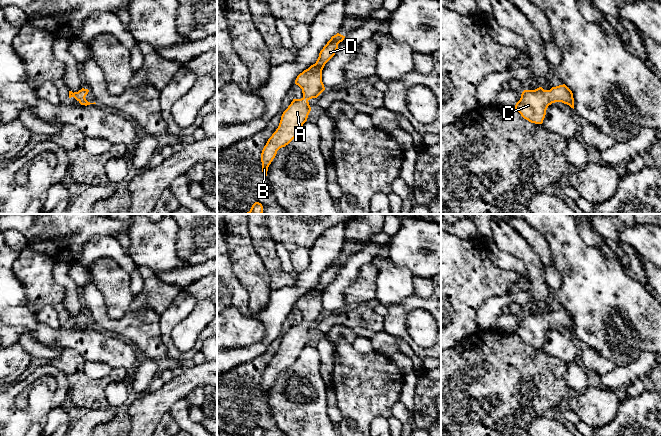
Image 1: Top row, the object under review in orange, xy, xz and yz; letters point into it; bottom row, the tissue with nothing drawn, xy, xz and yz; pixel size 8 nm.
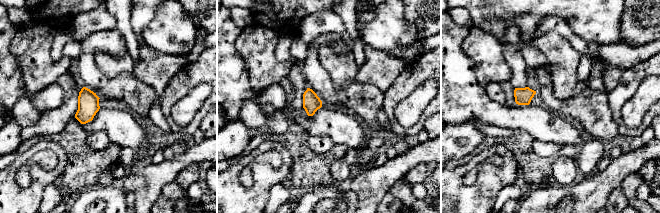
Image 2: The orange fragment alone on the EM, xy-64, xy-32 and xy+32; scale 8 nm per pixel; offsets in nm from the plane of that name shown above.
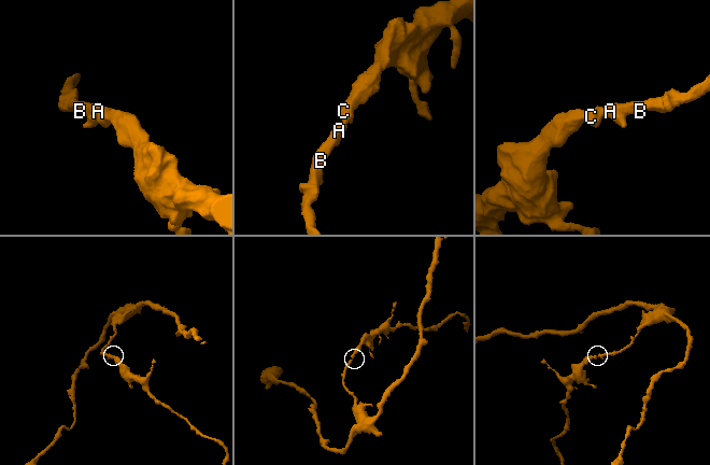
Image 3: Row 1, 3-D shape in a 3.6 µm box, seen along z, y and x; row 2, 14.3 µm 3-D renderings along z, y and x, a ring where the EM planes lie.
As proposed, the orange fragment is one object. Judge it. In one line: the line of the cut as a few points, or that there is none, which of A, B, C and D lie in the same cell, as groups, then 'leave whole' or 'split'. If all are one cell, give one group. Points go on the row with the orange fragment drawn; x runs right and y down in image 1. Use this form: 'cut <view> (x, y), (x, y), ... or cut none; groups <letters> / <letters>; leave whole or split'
cut none; groups A B C D; leave whole

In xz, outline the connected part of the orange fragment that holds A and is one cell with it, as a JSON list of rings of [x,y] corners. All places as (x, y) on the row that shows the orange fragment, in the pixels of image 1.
[[[339,33],[332,36],[320,51],[316,63],[297,76],[295,84],[302,89],[303,97],[301,99],[293,99],[288,108],[283,112],[278,128],[268,139],[262,150],[262,172],[265,177],[277,151],[288,145],[307,121],[311,111],[308,101],[312,98],[317,98],[325,90],[322,82],[322,70],[325,64],[335,55],[338,44],[344,38],[345,36]]]

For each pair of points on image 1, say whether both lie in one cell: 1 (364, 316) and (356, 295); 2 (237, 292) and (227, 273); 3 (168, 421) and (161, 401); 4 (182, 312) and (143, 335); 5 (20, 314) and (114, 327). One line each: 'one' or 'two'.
1: two
2: one
3: two
4: two
5: two

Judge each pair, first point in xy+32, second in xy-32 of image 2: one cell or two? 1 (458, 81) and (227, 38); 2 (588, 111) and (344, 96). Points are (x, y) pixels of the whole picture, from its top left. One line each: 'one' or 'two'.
1: one
2: one

